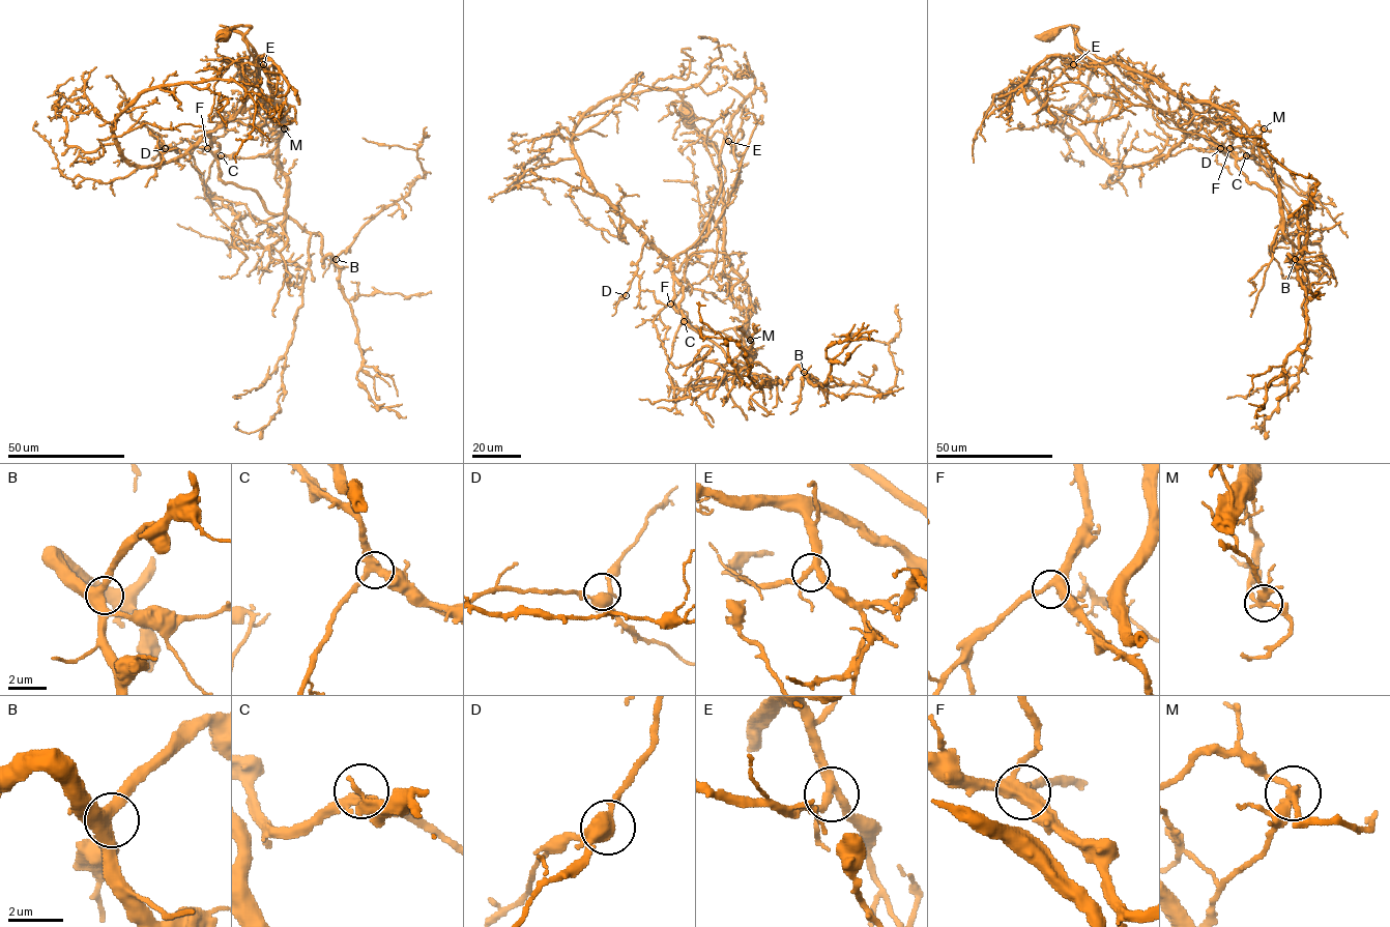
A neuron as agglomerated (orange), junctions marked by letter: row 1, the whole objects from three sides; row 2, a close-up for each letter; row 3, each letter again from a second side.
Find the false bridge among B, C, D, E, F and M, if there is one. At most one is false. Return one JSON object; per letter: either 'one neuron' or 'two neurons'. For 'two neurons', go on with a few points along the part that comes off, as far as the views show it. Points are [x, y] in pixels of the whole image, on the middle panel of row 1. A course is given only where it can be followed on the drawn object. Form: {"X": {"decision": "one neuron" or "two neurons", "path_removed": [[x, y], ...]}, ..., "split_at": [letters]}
{"B": {"decision": "one neuron"}, "C": {"decision": "one neuron"}, "D": {"decision": "one neuron"}, "E": {"decision": "one neuron"}, "F": {"decision": "one neuron"}, "M": {"decision": "two neurons", "path_removed": [[750, 340], [750, 294], [726, 254], [719, 176], [731, 115], [754, 87], [751, 74], [737, 75], [749, 76]]}, "split_at": ["M"]}

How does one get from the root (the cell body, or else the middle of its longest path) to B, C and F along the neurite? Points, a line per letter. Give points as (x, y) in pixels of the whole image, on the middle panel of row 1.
B: (690, 115), (715, 145), (721, 189), (700, 237), (671, 260), (683, 321), (750, 372), (783, 384), (804, 372)
C: (690, 115), (715, 145), (707, 143), (718, 154), (721, 189), (700, 237), (671, 260), (672, 307), (684, 321)
F: (690, 115), (715, 145), (707, 143), (718, 154), (721, 189), (700, 237), (671, 260), (670, 303)

